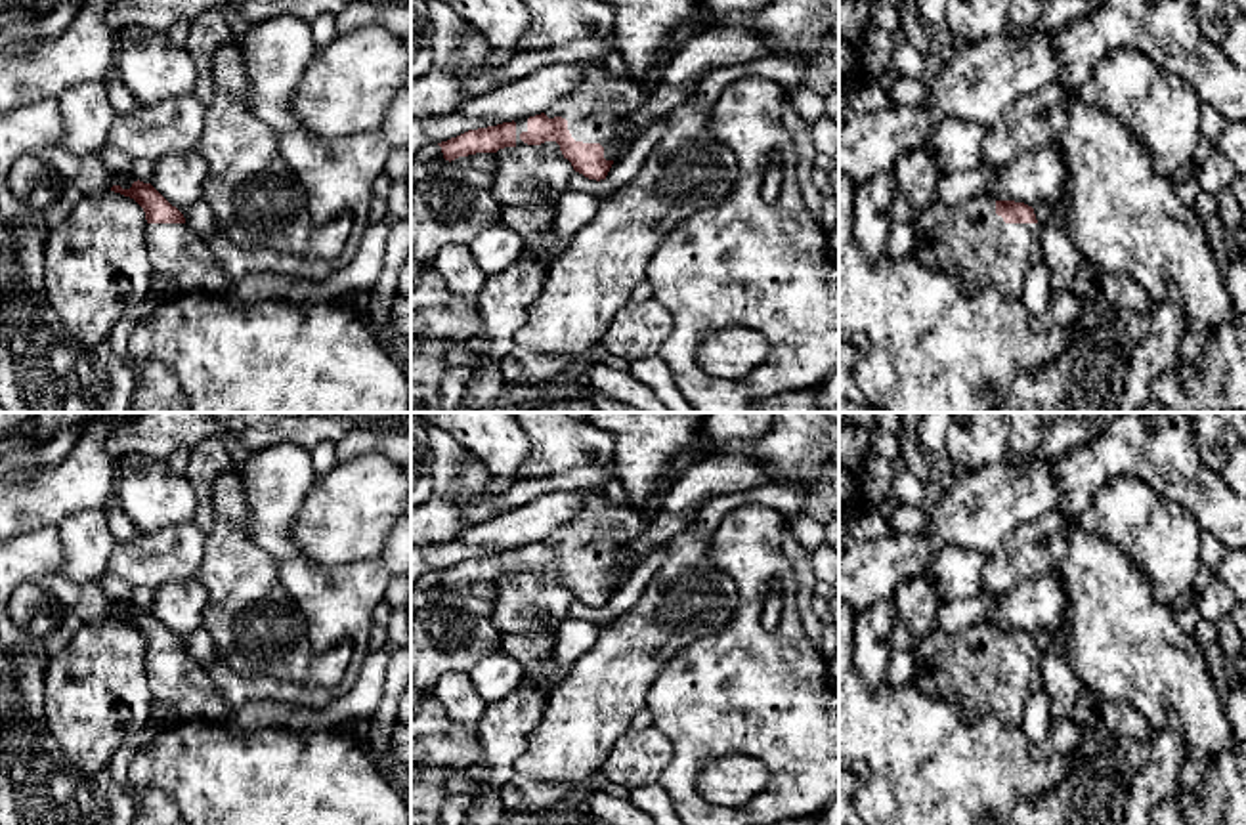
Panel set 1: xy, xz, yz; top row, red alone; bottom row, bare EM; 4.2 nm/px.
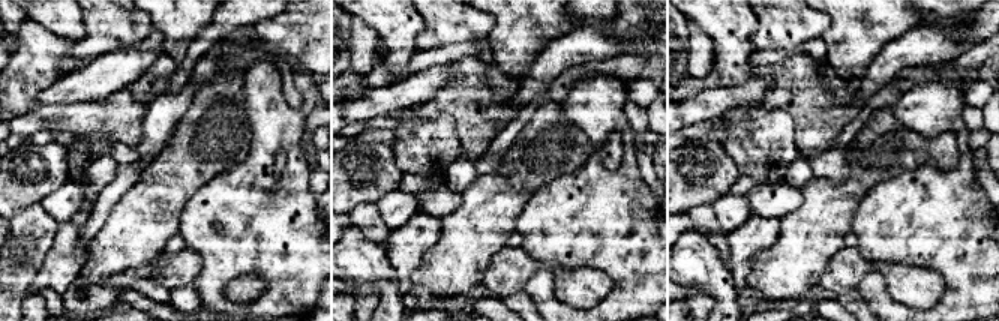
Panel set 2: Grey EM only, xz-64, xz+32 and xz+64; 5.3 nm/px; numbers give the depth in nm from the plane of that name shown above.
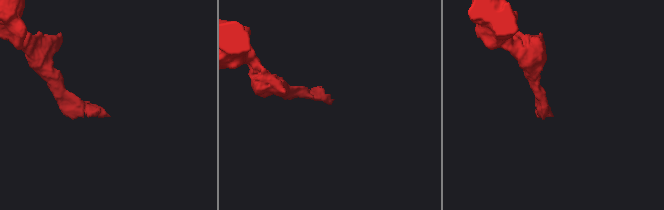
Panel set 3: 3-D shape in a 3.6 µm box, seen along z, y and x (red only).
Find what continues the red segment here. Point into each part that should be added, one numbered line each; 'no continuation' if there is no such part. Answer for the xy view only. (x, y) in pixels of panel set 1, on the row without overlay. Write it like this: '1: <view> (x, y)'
1: xy (182, 690)

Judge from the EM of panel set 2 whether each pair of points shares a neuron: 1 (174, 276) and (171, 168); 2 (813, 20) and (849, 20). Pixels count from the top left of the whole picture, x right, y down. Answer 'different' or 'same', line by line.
1: different
2: different

